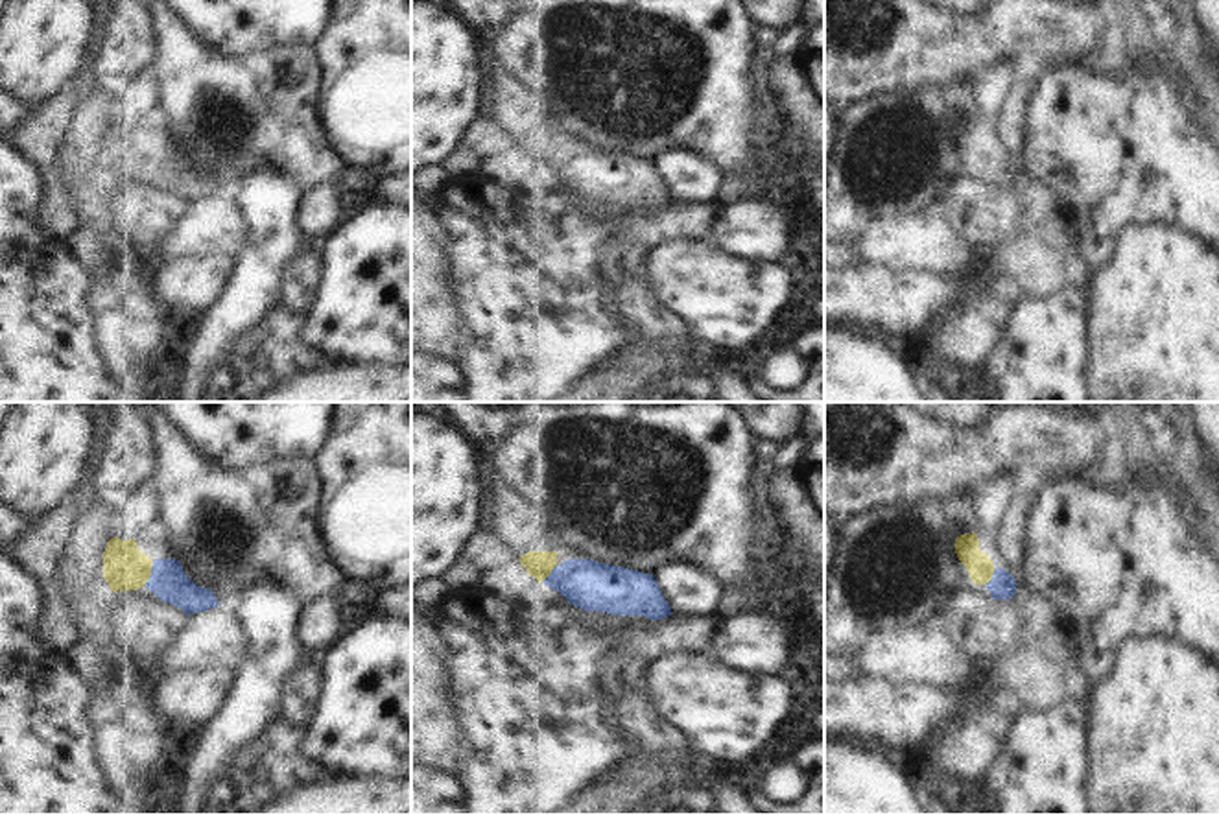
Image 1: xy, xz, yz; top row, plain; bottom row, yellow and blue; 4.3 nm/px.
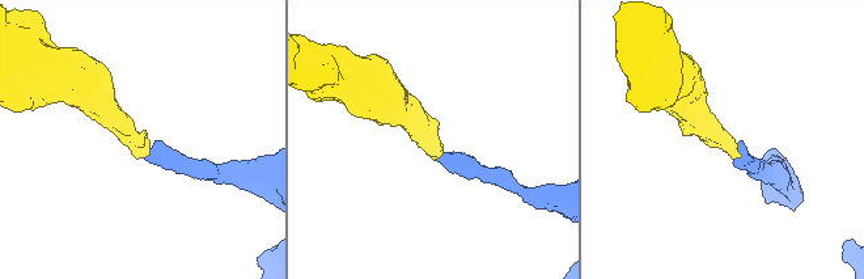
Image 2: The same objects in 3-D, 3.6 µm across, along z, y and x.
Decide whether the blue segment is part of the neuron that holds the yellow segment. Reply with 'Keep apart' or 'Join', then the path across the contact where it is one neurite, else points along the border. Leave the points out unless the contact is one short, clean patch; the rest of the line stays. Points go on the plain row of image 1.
Join. Path across: xy (126, 153), (150, 161), (163, 163), (168, 168)

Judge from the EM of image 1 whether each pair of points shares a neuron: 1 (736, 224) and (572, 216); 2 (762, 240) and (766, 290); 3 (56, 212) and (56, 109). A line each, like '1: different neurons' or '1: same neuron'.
1: different neurons
2: different neurons
3: same neuron

